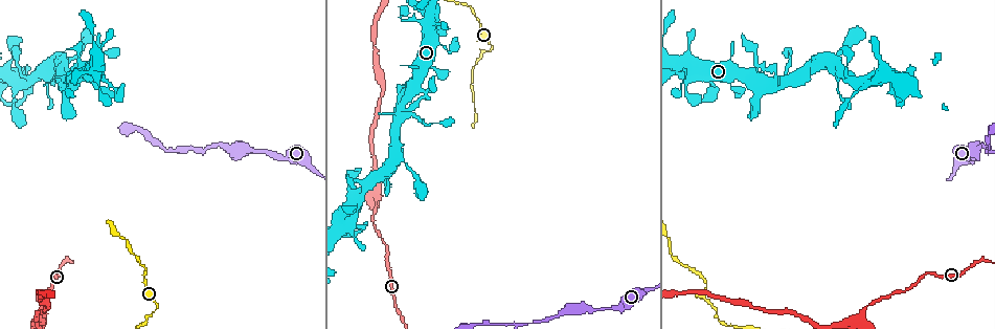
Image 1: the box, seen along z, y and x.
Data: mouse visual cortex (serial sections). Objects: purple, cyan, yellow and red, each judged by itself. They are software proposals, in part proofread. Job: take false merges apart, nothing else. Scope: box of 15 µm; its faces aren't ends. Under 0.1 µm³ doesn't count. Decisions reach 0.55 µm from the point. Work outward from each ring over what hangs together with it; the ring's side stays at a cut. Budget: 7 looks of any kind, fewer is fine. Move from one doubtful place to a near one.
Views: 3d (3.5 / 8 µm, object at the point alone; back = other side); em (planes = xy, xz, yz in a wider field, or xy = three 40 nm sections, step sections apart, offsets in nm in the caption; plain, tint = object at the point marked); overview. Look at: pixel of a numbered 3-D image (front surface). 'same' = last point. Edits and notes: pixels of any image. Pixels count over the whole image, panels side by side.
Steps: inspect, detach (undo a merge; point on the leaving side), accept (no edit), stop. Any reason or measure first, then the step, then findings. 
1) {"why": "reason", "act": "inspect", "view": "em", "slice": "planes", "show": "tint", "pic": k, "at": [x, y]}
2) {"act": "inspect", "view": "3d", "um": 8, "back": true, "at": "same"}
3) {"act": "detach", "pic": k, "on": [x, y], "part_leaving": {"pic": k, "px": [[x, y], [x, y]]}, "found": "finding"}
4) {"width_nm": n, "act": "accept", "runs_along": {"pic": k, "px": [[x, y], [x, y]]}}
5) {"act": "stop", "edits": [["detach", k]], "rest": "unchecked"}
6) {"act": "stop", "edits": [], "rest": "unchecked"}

{"why": "branch point", "act": "inspect", "view": "3d", "um": 8, "pic": 1, "at": [399, 118]}

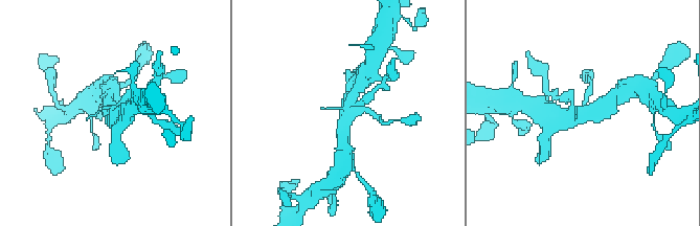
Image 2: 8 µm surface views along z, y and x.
{"why": "closer look", "act": "inspect", "view": "3d", "um": 3.5, "pic": 2, "at": [347, 116]}

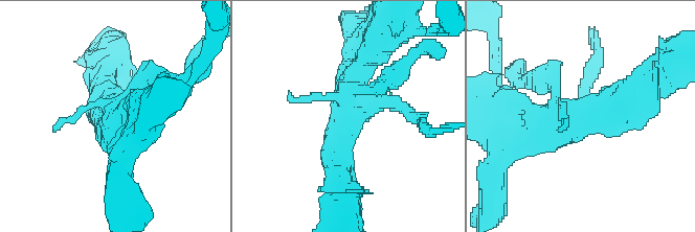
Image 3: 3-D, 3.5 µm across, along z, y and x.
{"act": "inspect", "view": "em", "slice": "xy", "step": 2, "show": "tint", "pic": 3, "at": [348, 114]}

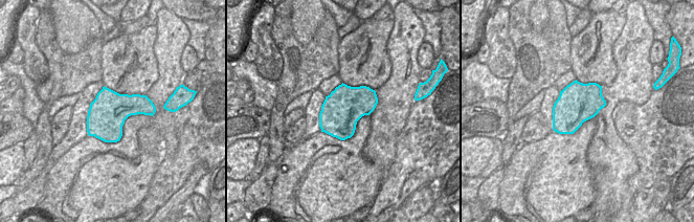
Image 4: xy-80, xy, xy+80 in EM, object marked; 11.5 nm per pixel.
{"width_nm": 460, "act": "accept", "runs_along": {"pic": 3, "px": [[374, 53], [349, 83], [338, 171]]}, "found": "continuous, no second cell"}

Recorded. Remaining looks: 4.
{"why": "abrupt turn", "act": "inspect", "view": "em", "slice": "planes", "show": "tint", "pic": 1, "at": [429, 15]}

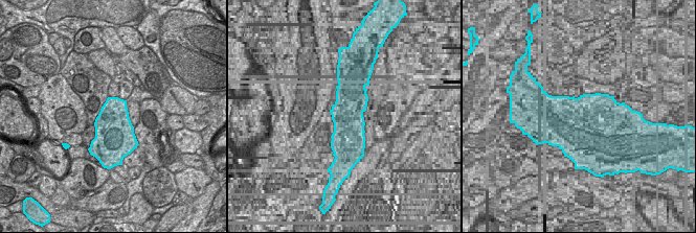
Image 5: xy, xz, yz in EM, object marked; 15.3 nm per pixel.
{"act": "inspect", "view": "3d", "um": 3.5, "back": true, "at": "same"}

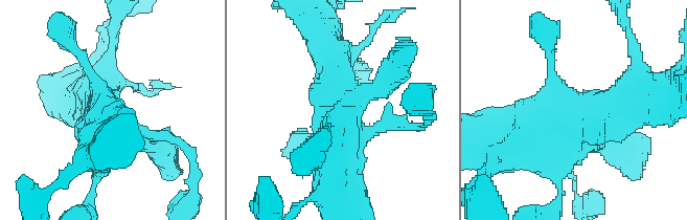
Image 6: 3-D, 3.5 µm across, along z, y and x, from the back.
{"act": "accept", "found": "continuous, no second cell"}

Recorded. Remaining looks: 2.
{"why": "sharp bend", "act": "inspect", "view": "3d", "um": 3.5, "pic": 1, "at": [157, 307]}

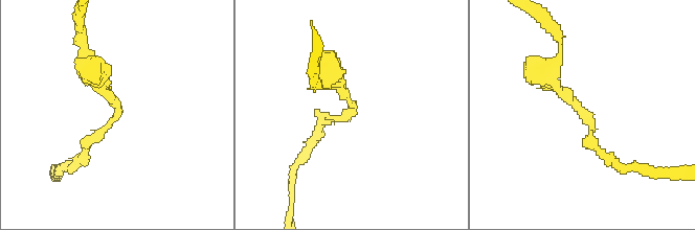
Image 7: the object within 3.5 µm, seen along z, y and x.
{"arm_widths_nm": [150, 250], "why": "now the EM", "act": "inspect", "view": "em", "slice": "xy", "step": 5, "show": "tint", "pic": 7, "at": [118, 114]}

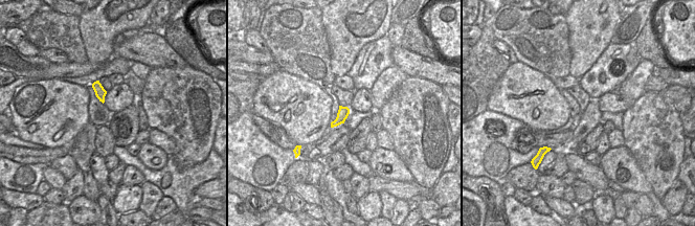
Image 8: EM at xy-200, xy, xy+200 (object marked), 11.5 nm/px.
{"act": "accept", "runs_along": {"pic": 7, "px": [[90, 70], [116, 115], [77, 160]]}, "found": "all the same cell"}

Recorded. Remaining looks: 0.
{"act": "stop", "edits": [], "rest": "unchecked"}

